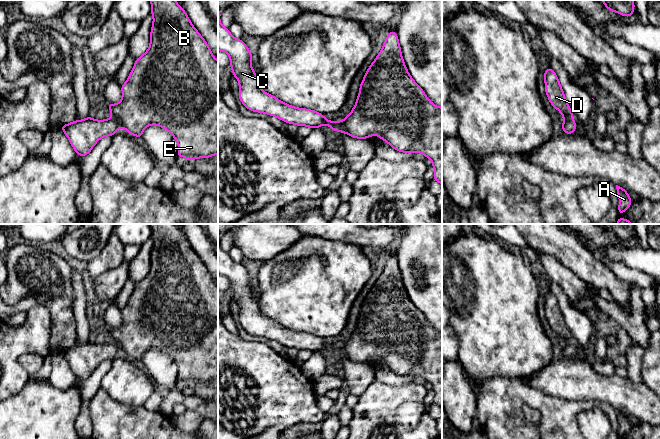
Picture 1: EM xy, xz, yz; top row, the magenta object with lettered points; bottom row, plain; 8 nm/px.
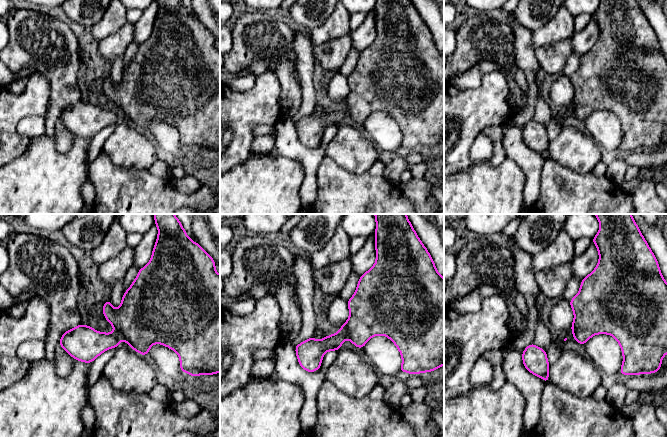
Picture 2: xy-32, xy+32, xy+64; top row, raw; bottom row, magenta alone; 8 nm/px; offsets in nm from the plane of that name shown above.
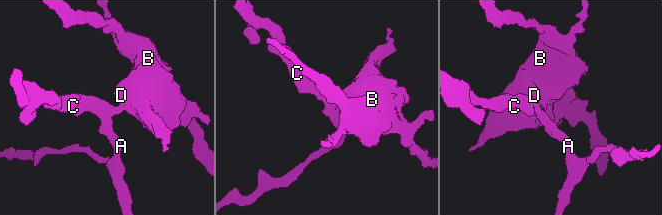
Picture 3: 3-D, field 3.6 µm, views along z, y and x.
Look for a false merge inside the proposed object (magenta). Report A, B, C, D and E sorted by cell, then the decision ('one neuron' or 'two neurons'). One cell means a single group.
A C / B D E | two neurons

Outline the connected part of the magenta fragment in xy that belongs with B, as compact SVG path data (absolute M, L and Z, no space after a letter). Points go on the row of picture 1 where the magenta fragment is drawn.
M150 0L151 15L153 16L153 24L150 33L150 46L148 50L135 60L132 71L128 79L121 85L122 99L117 104L108 103L106 106L112 114L112 118L116 119L129 134L141 138L143 131L150 125L158 125L167 130L178 143L178 157L184 157L187 160L195 160L198 158L210 158L218 154L218 60L213 56L211 49L204 38L191 23L185 10L175 0Z

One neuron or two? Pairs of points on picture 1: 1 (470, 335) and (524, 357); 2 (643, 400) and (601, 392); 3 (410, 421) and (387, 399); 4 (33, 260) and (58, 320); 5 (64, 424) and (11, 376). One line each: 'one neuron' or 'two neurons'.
1: one neuron
2: one neuron
3: two neurons
4: one neuron
5: two neurons

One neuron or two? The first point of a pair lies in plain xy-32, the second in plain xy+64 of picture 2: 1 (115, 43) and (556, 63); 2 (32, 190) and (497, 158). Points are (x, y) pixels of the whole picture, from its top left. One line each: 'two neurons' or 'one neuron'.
1: one neuron
2: two neurons

